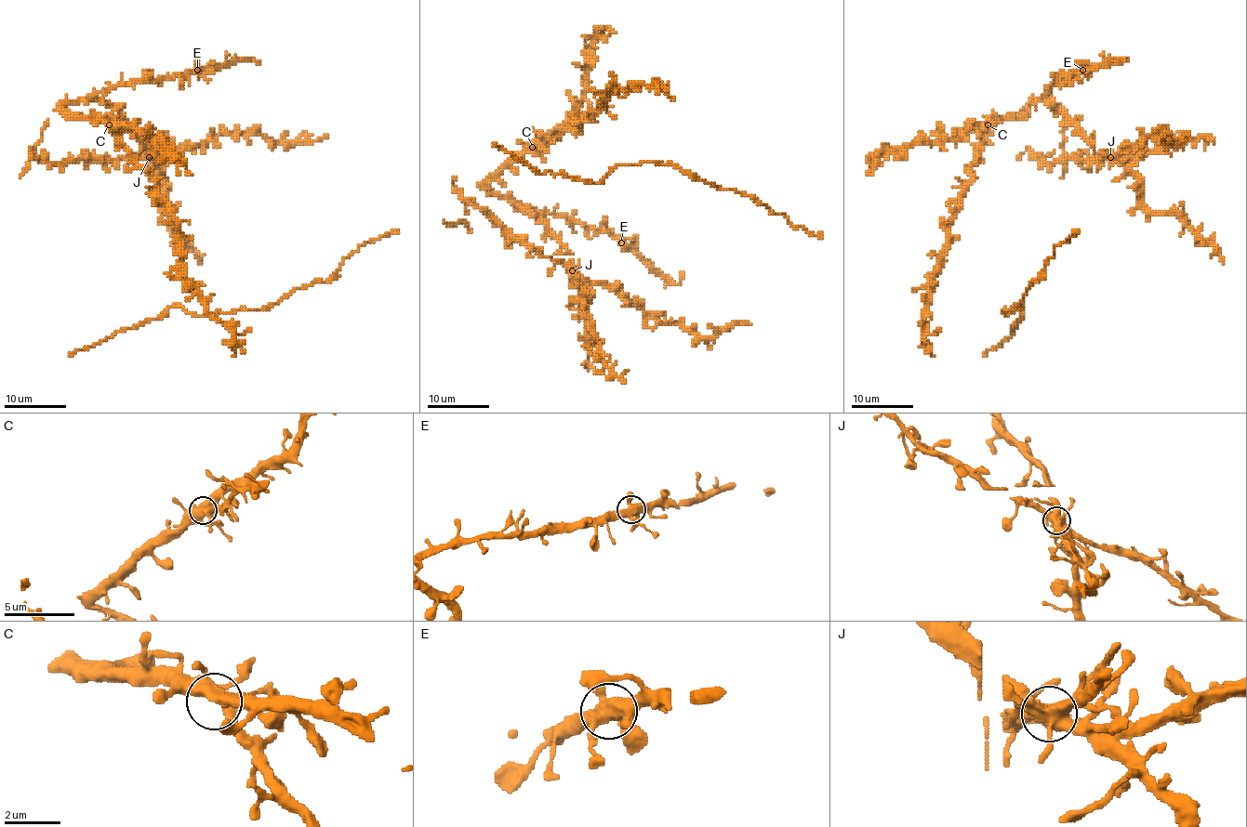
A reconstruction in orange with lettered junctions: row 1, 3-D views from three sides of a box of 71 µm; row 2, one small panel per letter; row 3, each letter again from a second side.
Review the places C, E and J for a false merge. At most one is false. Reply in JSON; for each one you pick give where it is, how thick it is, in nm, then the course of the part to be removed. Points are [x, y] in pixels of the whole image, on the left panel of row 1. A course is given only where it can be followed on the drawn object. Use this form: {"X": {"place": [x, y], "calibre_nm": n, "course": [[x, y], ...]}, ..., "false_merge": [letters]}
{"false_merge": []}

